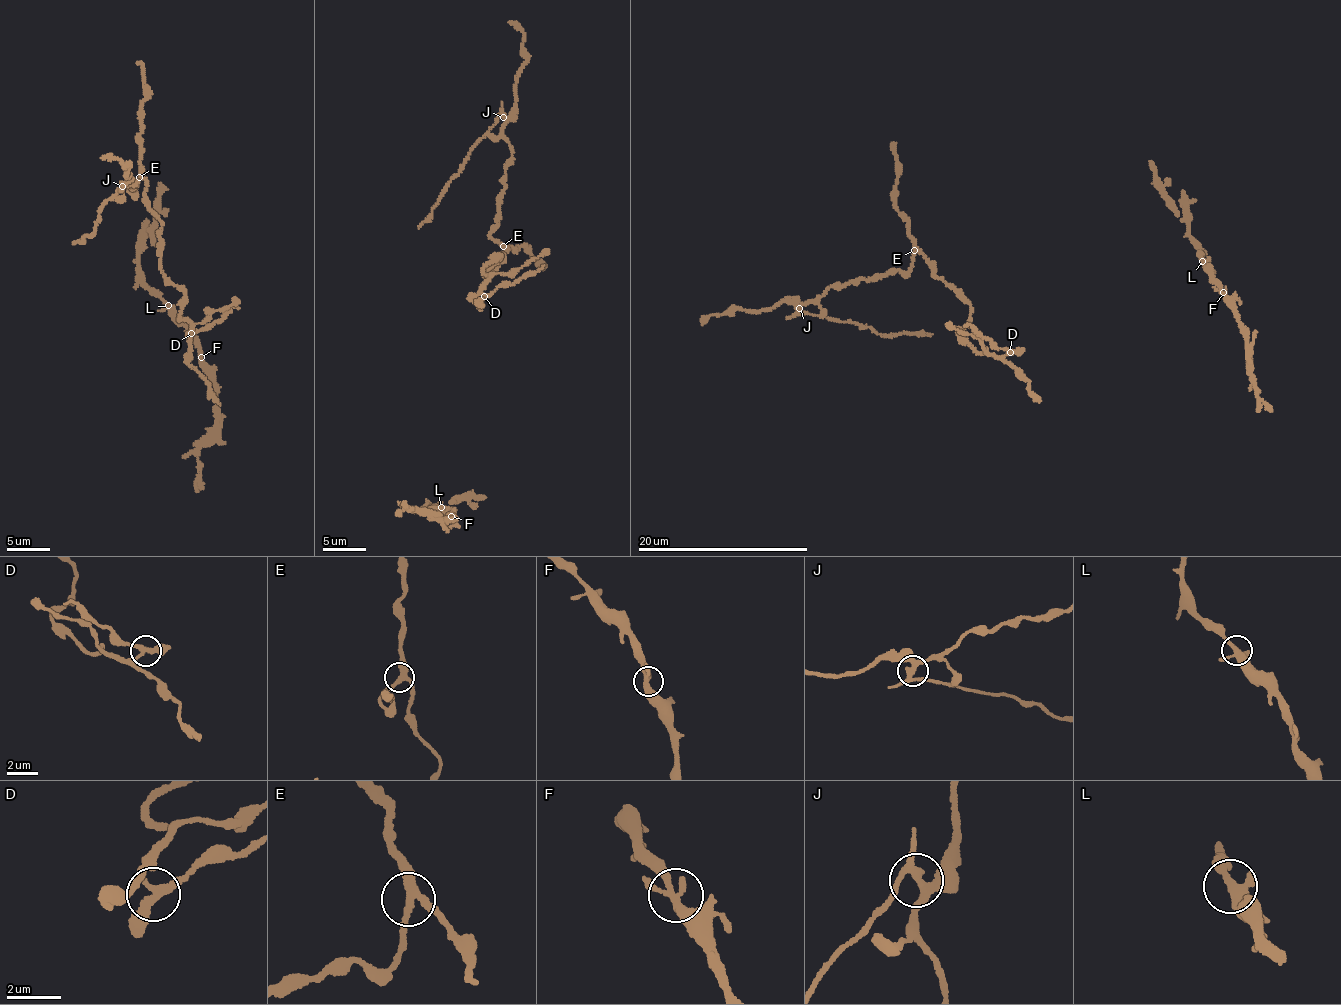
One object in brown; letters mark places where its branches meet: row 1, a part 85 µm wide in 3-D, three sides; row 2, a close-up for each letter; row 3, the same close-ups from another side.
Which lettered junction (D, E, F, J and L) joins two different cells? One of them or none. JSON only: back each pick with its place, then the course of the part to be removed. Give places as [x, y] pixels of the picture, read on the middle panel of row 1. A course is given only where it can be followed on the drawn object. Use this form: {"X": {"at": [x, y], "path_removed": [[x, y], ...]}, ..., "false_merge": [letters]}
{"J": {"at": [503, 117], "path_removed": [[502, 117], [499, 116], [472, 148], [459, 175], [451, 180], [418, 228]]}, "false_merge": ["J"]}

